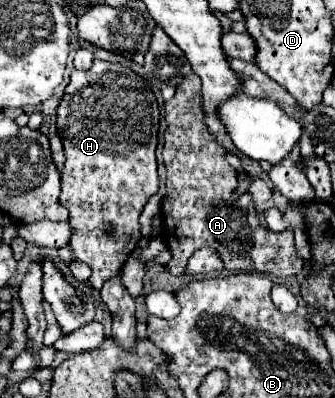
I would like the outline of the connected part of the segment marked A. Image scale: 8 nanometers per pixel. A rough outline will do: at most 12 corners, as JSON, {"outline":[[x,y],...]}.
{"outline":[[201,78],[165,102],[167,268],[215,248],[227,270],[301,272],[261,226],[205,124]]}

